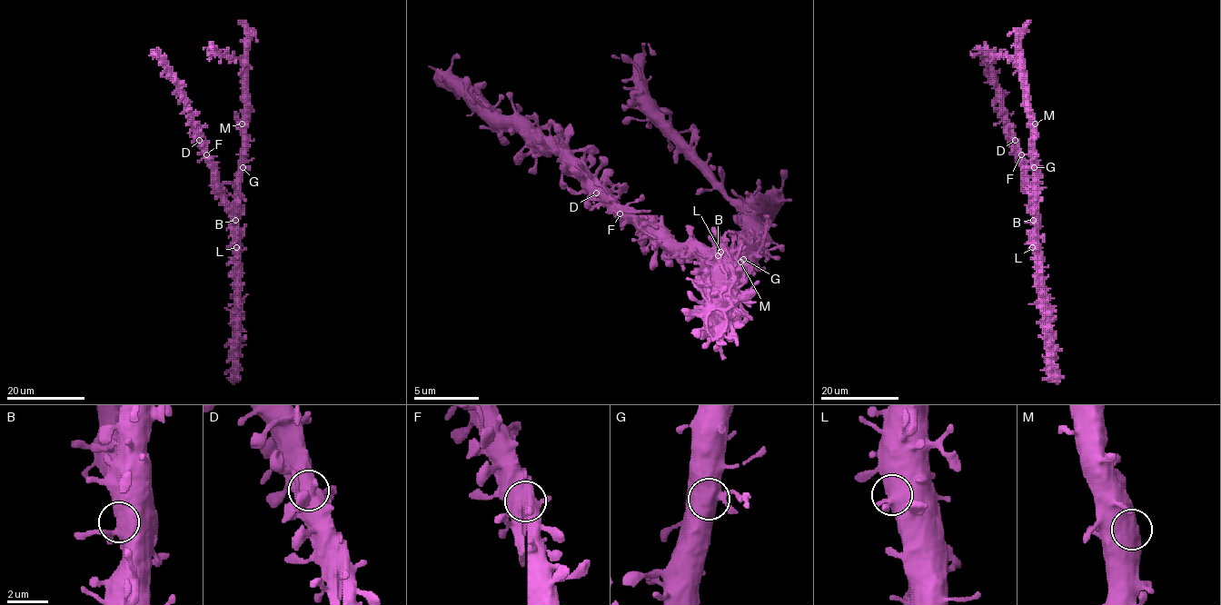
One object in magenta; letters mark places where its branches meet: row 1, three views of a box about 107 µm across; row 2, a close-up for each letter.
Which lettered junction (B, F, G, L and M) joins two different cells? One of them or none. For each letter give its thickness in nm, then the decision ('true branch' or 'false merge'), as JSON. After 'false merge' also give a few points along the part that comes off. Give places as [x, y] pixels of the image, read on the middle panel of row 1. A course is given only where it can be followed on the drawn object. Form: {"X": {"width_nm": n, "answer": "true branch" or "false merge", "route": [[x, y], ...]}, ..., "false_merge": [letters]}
{"B": {"width_nm": 600, "answer": "true branch"}, "F": {"width_nm": 700, "answer": "true branch"}, "G": {"width_nm": 650, "answer": "true branch"}, "L": {"width_nm": 480, "answer": "true branch"}, "M": {"width_nm": 650, "answer": "true branch"}, "false_merge": []}

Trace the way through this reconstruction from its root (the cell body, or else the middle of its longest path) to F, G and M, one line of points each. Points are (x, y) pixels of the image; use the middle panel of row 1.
F: (720, 259), (714, 252), (688, 252), (661, 229), (642, 223), (629, 223), (619, 213)
G: (720, 259), (743, 259)
M: (720, 259), (743, 259), (740, 262)

